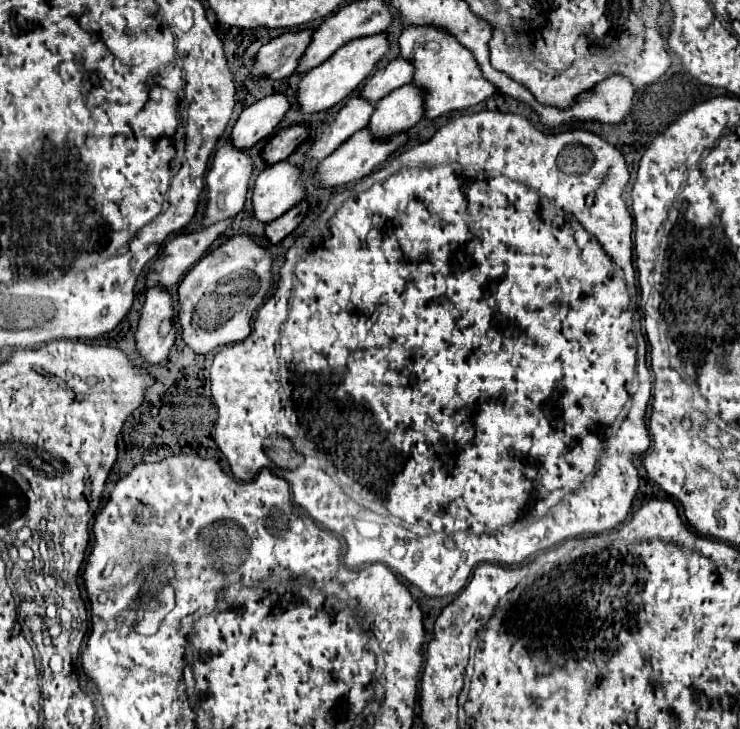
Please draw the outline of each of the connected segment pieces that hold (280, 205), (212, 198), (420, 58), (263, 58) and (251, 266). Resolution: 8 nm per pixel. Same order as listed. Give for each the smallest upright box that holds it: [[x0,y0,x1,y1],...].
[[254,160,304,222],[202,142,254,226],[400,28,496,118],[256,30,314,78],[178,234,274,354]]

